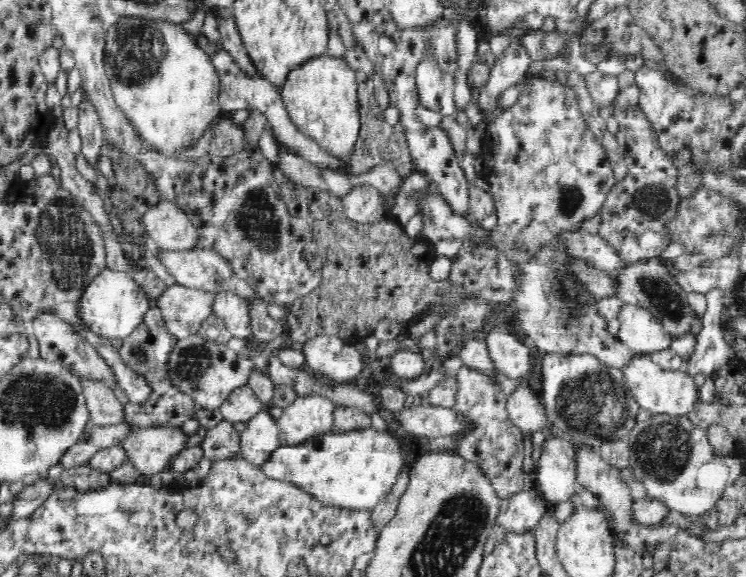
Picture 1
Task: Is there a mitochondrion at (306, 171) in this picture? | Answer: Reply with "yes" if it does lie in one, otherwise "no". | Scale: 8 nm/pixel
yes

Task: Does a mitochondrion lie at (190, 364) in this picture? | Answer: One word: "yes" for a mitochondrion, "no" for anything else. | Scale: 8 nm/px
yes

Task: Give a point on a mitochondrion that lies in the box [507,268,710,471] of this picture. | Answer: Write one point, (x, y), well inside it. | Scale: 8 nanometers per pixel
(590, 403)

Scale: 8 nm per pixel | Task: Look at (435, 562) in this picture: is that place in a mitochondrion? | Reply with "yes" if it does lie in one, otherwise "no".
yes

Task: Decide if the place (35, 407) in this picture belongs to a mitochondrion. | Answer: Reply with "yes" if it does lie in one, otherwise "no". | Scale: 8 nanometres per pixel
yes

